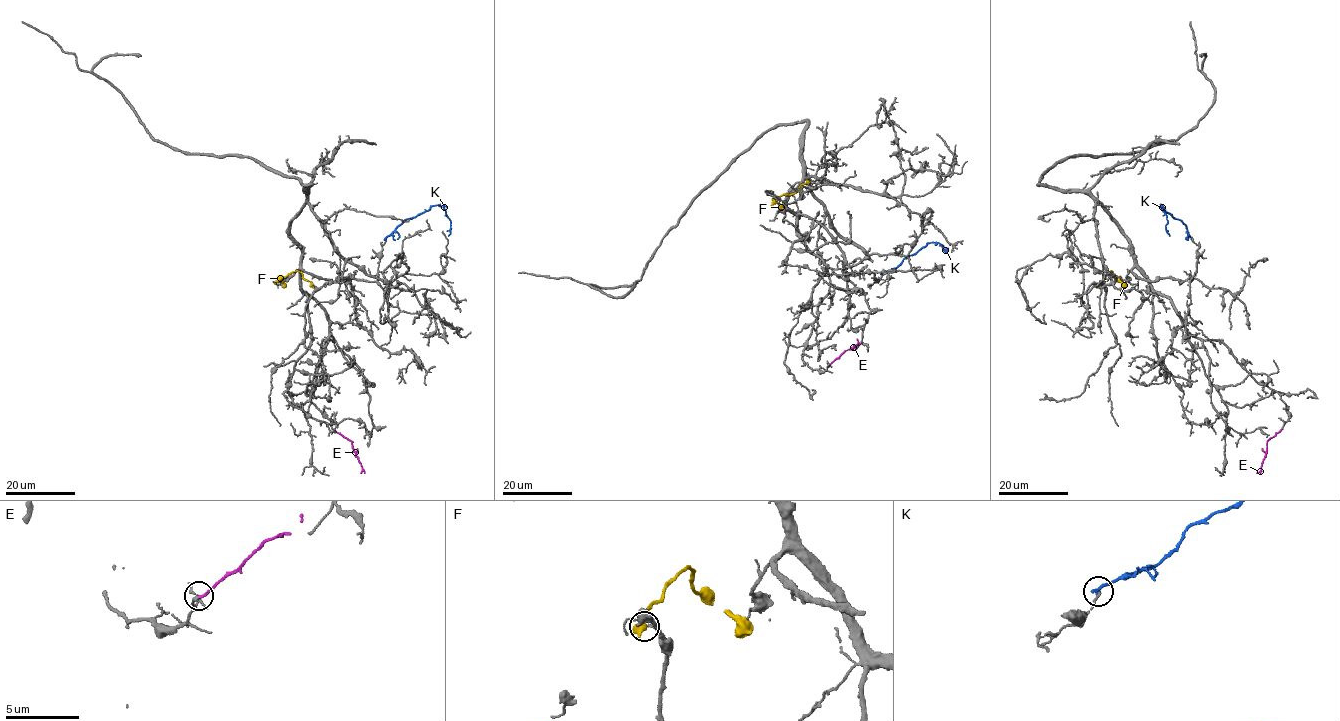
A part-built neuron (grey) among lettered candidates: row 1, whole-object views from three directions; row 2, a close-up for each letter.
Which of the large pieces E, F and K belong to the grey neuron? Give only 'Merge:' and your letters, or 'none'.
Merge: E

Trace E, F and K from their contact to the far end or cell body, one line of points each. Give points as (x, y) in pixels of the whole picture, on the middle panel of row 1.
E: (829, 363), (858, 343), (856, 339)
F: (807, 183), (776, 201), (782, 208)
K: (882, 274), (895, 269), (928, 243), (940, 243), (943, 249), (947, 248), (945, 252)

